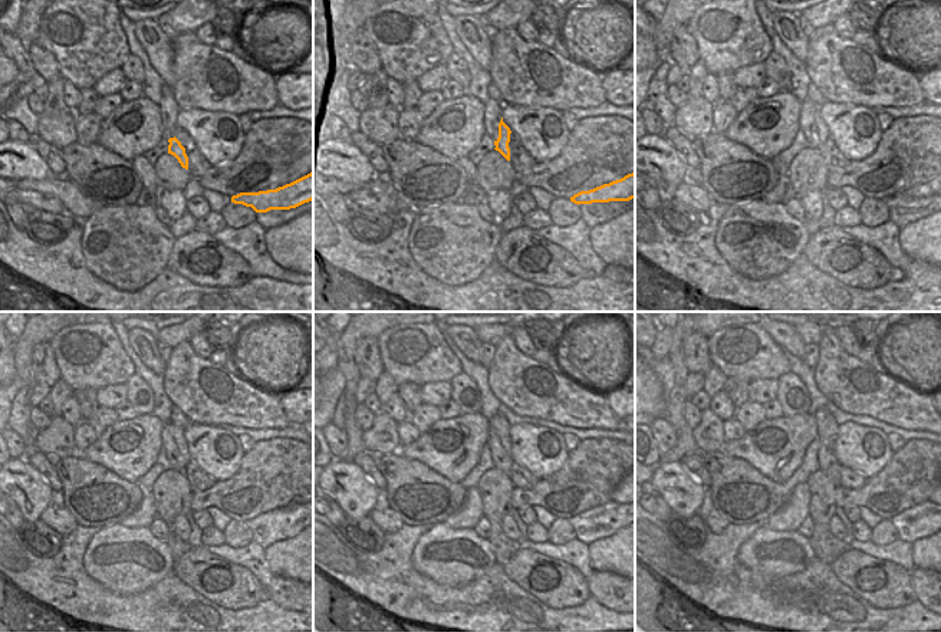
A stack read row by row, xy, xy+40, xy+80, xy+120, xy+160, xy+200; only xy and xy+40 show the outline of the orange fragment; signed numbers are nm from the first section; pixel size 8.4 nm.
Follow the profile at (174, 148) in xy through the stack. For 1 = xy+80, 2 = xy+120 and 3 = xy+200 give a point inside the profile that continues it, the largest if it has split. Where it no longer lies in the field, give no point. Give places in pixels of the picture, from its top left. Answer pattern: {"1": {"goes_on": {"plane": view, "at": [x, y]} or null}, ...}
{"1": {"goes_on": {"plane": "xy+80", "at": [825, 135]}}, "2": {"goes_on": {"plane": "xy+120", "at": [180, 440]}}, "3": {"goes_on": {"plane": "xy+200", "at": [826, 424]}}}

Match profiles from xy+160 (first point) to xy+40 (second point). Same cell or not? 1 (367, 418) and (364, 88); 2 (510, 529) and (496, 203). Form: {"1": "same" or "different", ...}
{"1": "different", "2": "same"}

